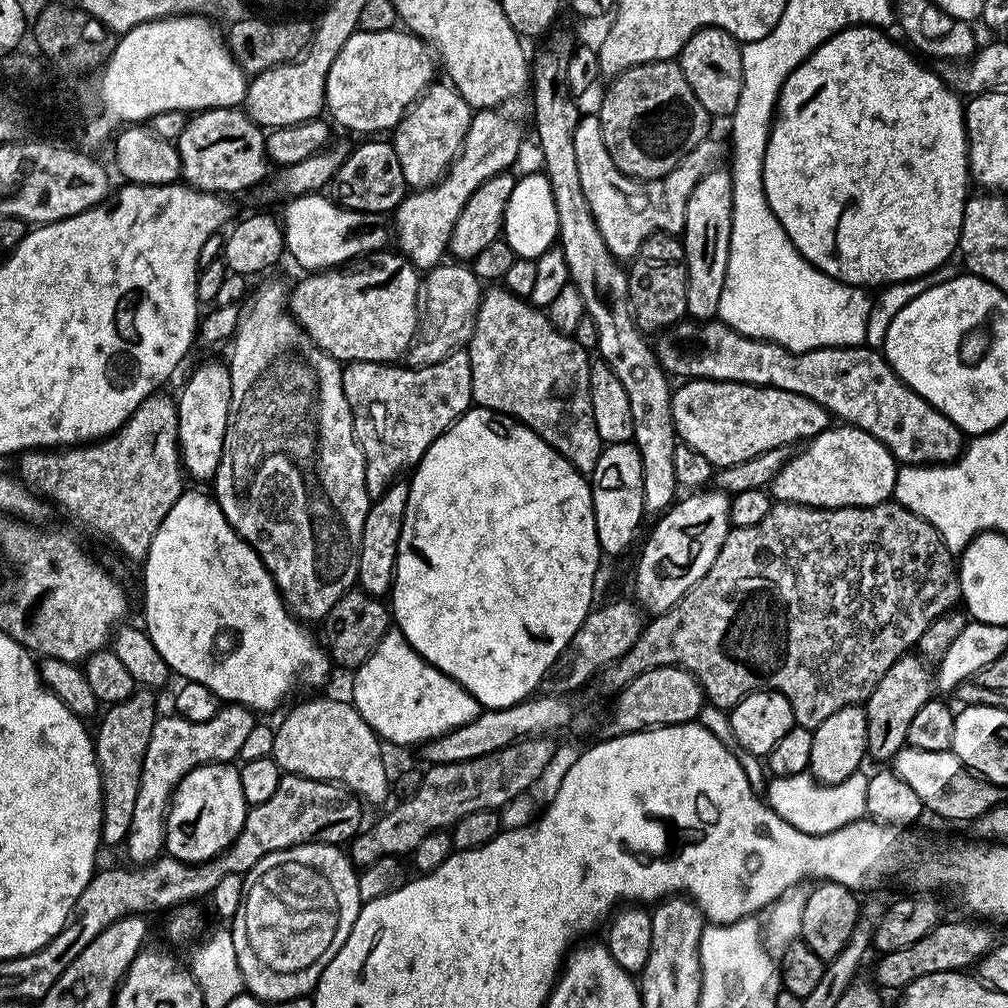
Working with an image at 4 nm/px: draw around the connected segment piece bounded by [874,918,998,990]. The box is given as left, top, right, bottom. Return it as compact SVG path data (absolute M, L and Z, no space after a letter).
M972 918L964 919L968 920L945 919L943 922L936 924L934 930L930 930L930 934L926 934L926 938L918 938L918 942L914 942L914 946L902 946L902 950L883 953L883 955L879 957L880 965L876 968L876 977L874 977L875 983L879 985L881 989L896 988L895 990L902 990L910 982L922 978L922 974L938 974L942 970L963 972L971 969L971 964L972 967L979 965L980 961L983 960L984 955L986 955L997 943L998 937L984 925L987 923L977 922Z

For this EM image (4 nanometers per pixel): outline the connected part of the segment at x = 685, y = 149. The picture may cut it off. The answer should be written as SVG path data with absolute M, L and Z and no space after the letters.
M655 60L652 64L639 64L627 68L611 81L600 100L600 133L602 142L614 158L614 166L637 180L659 180L670 170L674 170L709 135L710 117L707 110L694 98L690 82L682 74L676 60Z

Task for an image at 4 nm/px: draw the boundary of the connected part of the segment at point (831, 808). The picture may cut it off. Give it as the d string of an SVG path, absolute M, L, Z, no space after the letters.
M863 771L850 774L850 778L837 784L821 784L808 774L793 776L787 784L788 793L784 796L783 815L786 817L787 824L806 834L811 836L830 834L850 822L865 819L868 810L866 806L868 776Z

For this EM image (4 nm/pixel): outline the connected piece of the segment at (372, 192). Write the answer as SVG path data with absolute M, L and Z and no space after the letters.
M368 138L365 144L351 149L341 164L341 168L332 176L330 196L342 208L355 212L375 212L377 214L395 213L397 205L404 200L406 185L398 154L394 154L391 143L384 138Z

